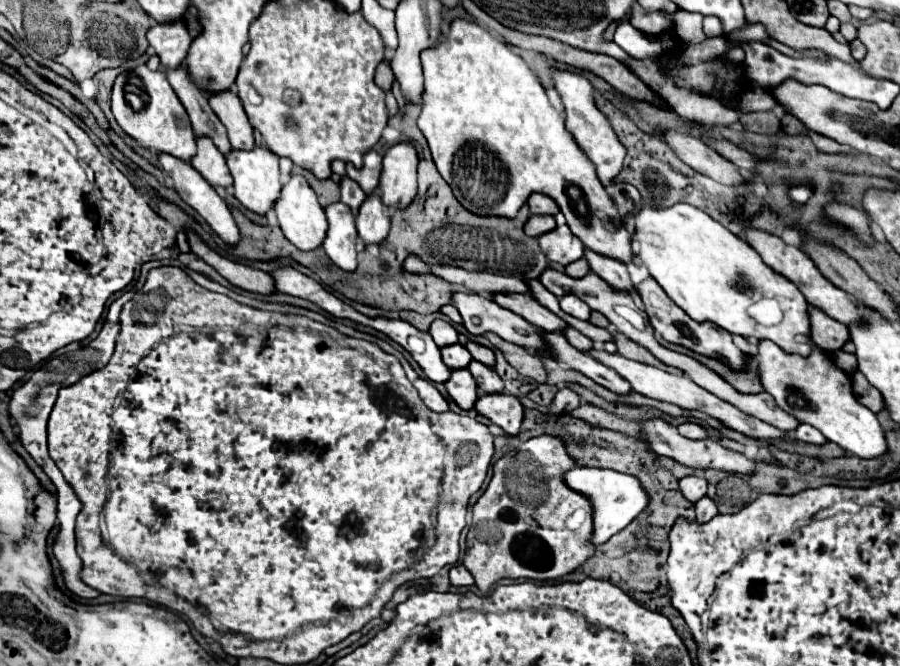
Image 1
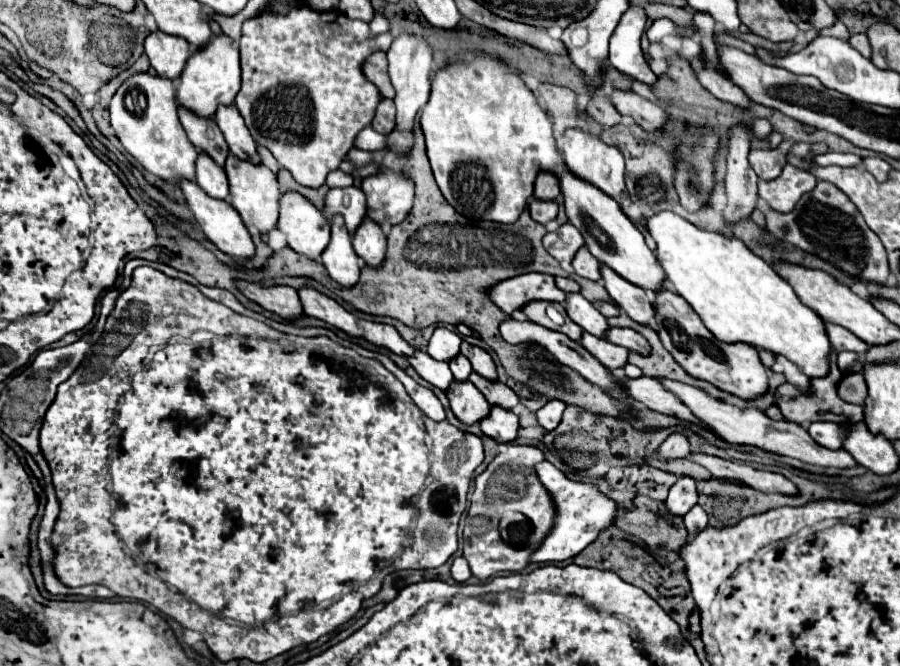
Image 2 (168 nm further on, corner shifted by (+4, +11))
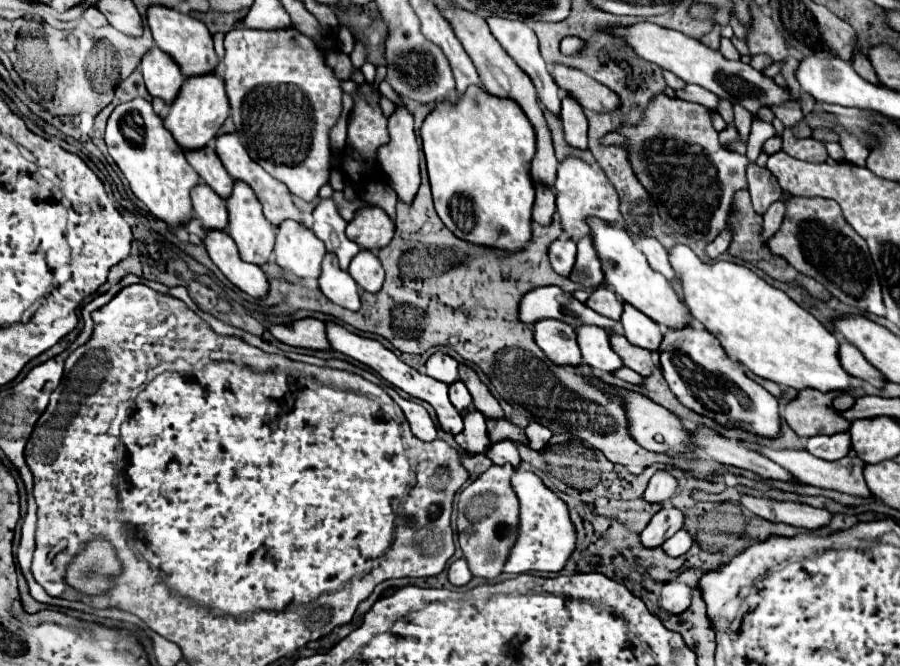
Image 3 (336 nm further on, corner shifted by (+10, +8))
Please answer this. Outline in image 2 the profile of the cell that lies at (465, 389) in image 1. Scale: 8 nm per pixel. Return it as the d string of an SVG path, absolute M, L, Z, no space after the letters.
M453 382L447 390L447 398L451 402L453 414L463 424L477 424L489 416L489 404L481 398L481 392L475 390L471 382Z

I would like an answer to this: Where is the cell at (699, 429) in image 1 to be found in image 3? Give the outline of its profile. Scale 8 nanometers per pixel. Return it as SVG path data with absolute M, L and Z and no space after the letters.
M663 469L663 471L657 471L651 477L651 481L649 481L643 497L647 497L649 503L669 505L669 497L673 495L675 487L677 487L677 479L671 475L669 469Z

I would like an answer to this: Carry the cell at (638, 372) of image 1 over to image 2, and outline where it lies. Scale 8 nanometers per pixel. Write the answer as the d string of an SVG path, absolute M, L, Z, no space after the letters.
M661 378L661 382L675 394L679 396L691 410L697 418L705 420L705 424L709 424L713 430L717 430L717 434L721 438L725 438L727 442L731 444L741 444L741 446L755 446L755 448L761 448L765 452L771 452L771 454L777 454L777 456L789 456L789 458L797 458L805 464L813 464L813 466L825 466L825 468L855 468L857 462L853 460L853 456L847 452L847 450L829 450L829 448L823 448L819 446L811 436L809 432L799 426L799 424L791 424L791 422L775 422L771 420L769 416L765 416L763 412L759 410L753 410L753 408L737 408L737 406L731 406L731 404L725 404L721 400L715 400L711 396L707 396L703 390L699 388L693 388L693 386L687 386L687 384L681 384L681 382L675 382L675 380L669 380L669 378Z

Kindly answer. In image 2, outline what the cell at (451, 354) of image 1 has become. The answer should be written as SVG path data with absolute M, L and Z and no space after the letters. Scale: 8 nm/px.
M461 354L457 356L457 362L451 362L449 366L451 366L451 372L453 372L453 376L455 376L457 382L465 382L469 378L469 374L471 374L469 360L465 356L461 356Z

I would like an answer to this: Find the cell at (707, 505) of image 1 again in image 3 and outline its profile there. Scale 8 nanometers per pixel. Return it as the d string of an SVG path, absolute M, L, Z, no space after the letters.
M679 529L675 535L671 535L671 537L663 543L663 549L665 549L667 555L677 557L677 555L687 553L689 547L691 547L691 543L693 543L693 539L691 539L689 531L687 531L687 529Z

